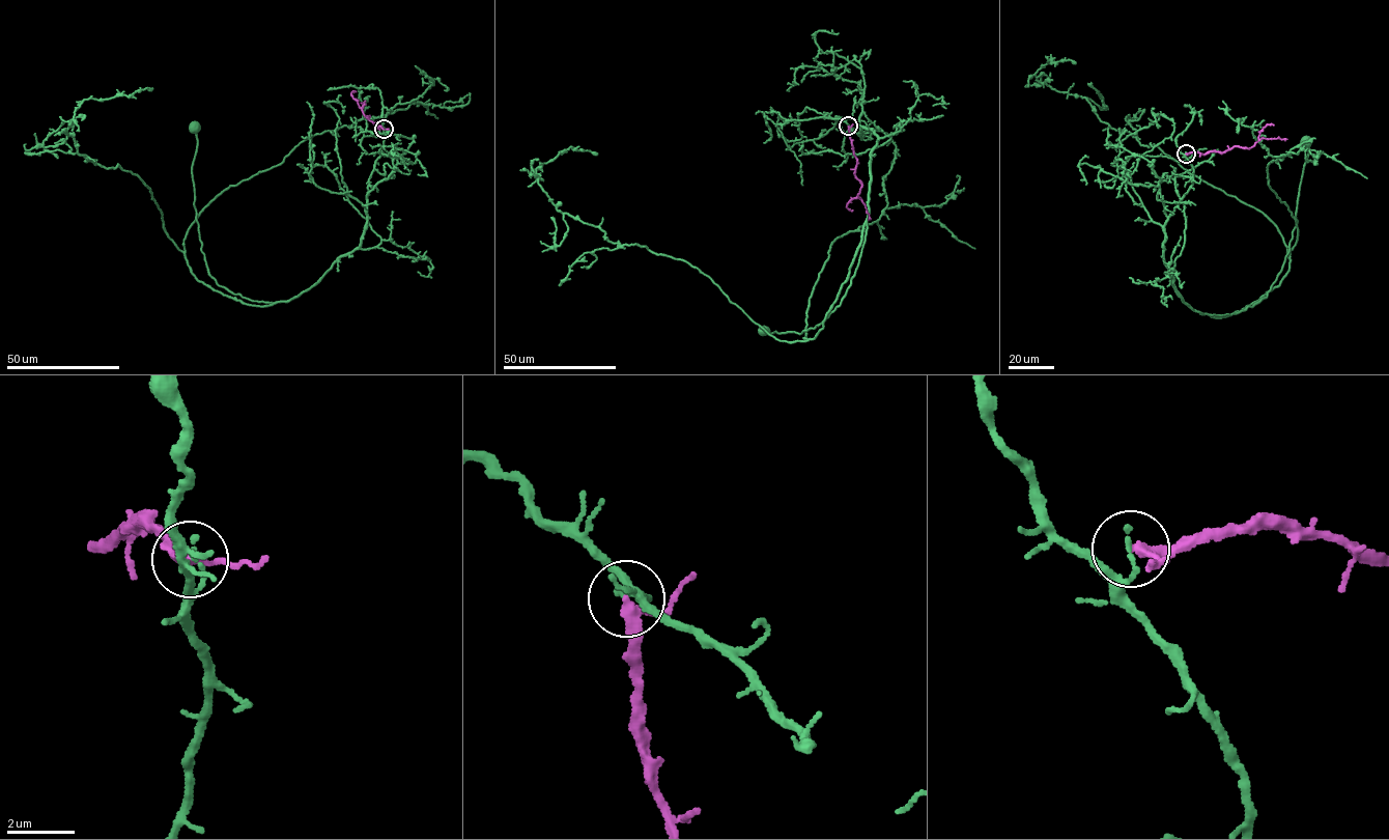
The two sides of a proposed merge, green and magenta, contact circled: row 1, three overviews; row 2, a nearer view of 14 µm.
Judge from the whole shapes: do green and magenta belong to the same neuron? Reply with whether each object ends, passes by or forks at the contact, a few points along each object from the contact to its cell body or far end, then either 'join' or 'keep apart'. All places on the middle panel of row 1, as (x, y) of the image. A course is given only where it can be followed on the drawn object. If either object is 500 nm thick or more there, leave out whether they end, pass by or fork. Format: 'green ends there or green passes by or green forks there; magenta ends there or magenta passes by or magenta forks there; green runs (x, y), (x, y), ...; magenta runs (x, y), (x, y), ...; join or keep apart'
green ends there; magenta passes by; green runs (848, 126), (861, 138), (863, 128), (878, 137), (855, 275), (840, 305), (815, 328), (764, 330); magenta runs (848, 126), (857, 160), (855, 177), (861, 185), (857, 196), (866, 207), (868, 219); keep apart

